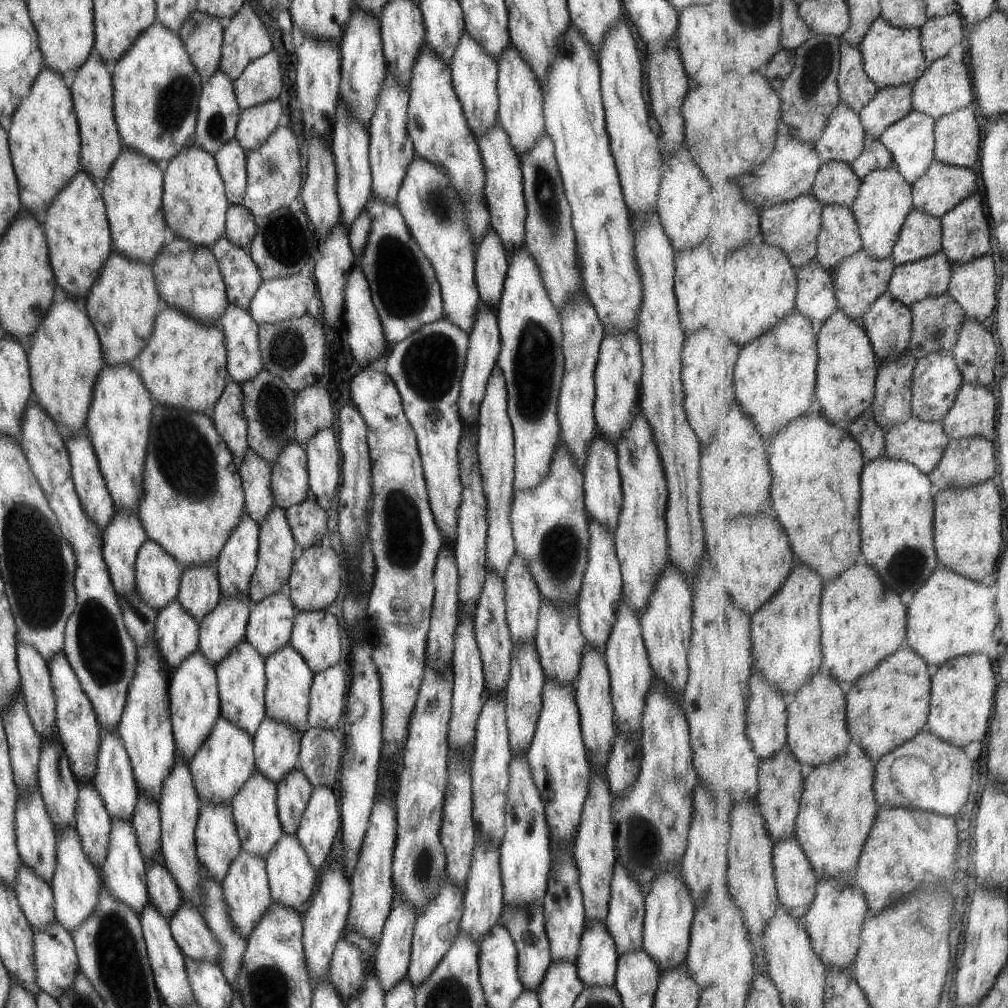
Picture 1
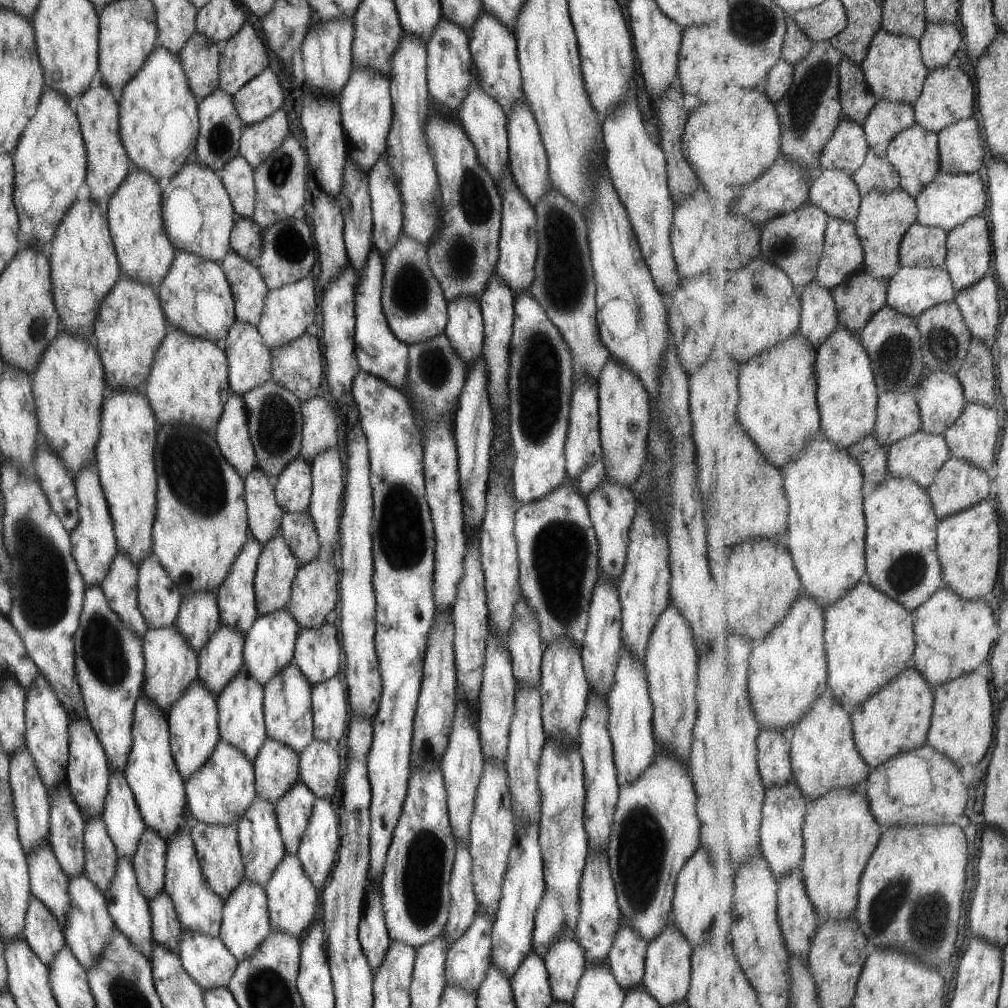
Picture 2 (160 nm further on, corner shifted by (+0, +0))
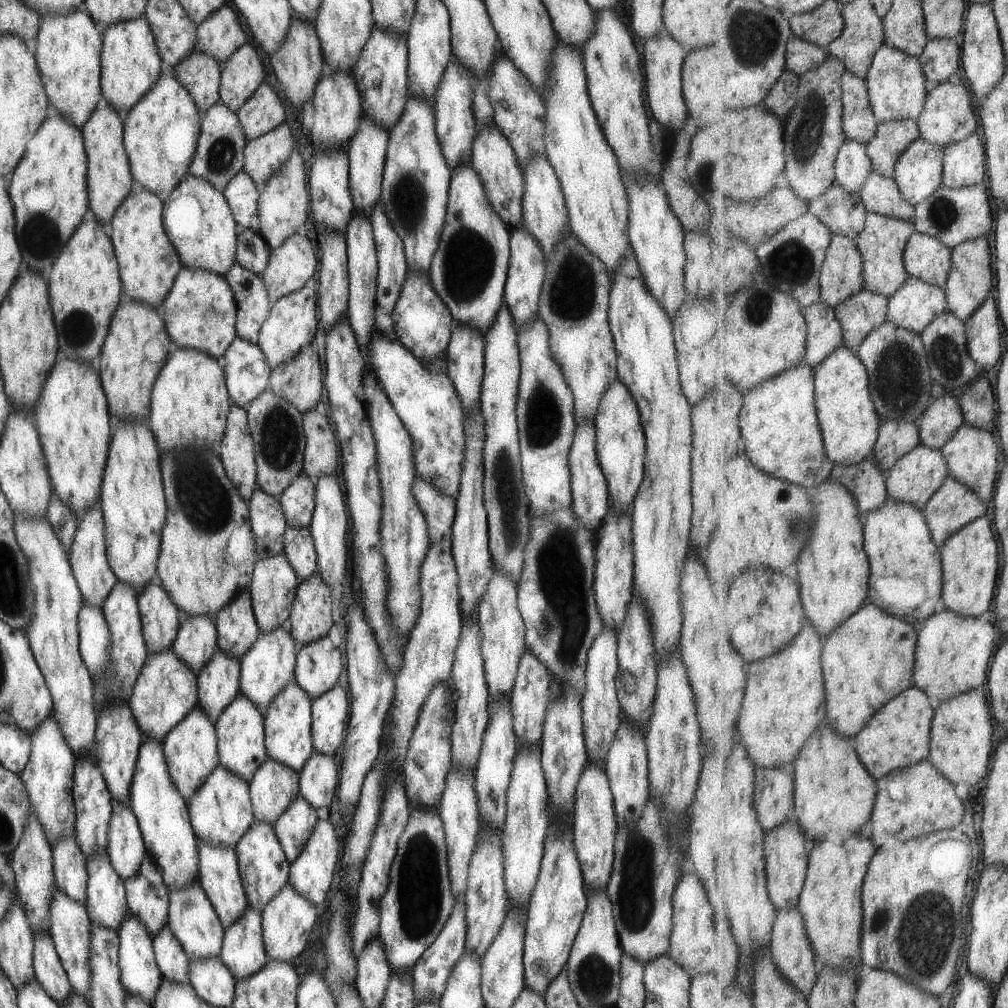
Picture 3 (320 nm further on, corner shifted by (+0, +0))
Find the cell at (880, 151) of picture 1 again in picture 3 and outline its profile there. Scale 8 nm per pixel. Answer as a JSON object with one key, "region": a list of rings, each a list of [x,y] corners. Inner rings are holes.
{"region":[[[872,170],[859,194],[869,213],[877,213],[915,224],[916,205],[912,205],[903,198],[902,191],[894,178],[889,179]]]}

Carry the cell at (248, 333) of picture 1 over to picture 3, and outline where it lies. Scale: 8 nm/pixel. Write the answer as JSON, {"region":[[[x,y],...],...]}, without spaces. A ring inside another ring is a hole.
{"region":[[[236,336],[221,361],[231,404],[243,409],[258,394],[267,390],[271,368],[256,344]]]}

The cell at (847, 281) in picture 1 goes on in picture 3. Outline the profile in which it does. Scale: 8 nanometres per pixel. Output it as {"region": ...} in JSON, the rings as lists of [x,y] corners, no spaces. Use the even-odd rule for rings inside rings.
{"region":[[[865,288],[835,308],[845,337],[844,346],[857,353],[863,341],[886,321],[889,305],[887,297]]]}

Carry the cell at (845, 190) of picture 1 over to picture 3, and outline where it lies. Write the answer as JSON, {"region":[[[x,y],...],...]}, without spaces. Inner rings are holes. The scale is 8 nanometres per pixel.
{"region":[[[837,184],[833,185],[822,197],[811,201],[808,207],[811,213],[830,228],[831,234],[835,233],[855,240],[866,229],[868,210],[860,194],[851,194]]]}

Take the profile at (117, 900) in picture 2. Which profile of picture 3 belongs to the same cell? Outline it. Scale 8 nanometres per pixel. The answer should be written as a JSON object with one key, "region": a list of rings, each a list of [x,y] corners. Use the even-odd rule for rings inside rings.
{"region":[[[126,911],[124,921],[117,931],[118,938],[118,967],[120,970],[120,985],[127,995],[134,995],[152,1006],[155,993],[163,976],[158,969],[152,951],[152,940],[144,925]]]}

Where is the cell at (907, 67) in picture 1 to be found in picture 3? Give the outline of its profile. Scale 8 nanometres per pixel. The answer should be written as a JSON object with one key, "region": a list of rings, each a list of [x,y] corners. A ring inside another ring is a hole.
{"region":[[[886,44],[874,56],[866,84],[870,91],[870,101],[878,124],[885,121],[911,119],[917,122],[926,109],[929,88],[920,57],[912,57]]]}

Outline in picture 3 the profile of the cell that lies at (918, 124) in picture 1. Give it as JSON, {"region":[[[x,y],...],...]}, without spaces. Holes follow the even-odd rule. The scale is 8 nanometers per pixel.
{"region":[[[923,138],[917,139],[902,154],[894,179],[907,202],[921,204],[944,184],[944,157],[942,146]]]}

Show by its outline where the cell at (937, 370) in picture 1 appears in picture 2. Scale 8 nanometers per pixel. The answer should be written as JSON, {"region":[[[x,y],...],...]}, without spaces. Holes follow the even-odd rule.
{"region":[[[927,371],[917,391],[922,412],[922,430],[943,435],[962,417],[968,400],[957,376],[943,371]]]}

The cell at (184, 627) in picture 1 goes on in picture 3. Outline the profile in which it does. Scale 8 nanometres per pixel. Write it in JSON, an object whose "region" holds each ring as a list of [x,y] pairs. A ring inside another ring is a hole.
{"region":[[[171,649],[148,653],[137,678],[128,709],[144,739],[162,741],[165,735],[197,704],[196,674],[173,654]]]}

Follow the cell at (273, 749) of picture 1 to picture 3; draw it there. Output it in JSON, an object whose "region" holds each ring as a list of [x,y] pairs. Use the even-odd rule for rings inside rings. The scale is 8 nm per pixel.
{"region":[[[266,758],[248,782],[255,819],[271,825],[298,796],[298,772]]]}

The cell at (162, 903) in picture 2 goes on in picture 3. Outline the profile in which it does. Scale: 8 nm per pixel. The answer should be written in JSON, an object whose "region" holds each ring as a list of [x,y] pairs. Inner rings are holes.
{"region":[[[167,926],[152,938],[152,951],[162,976],[172,983],[189,983],[188,959]]]}

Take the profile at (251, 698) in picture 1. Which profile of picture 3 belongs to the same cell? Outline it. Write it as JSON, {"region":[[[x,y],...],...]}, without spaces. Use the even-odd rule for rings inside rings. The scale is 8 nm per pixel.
{"region":[[[238,694],[222,710],[222,713],[214,722],[216,751],[218,752],[217,765],[222,766],[235,777],[243,779],[243,782],[247,784],[259,765],[267,758],[262,720],[263,711],[257,709],[244,695]]]}

